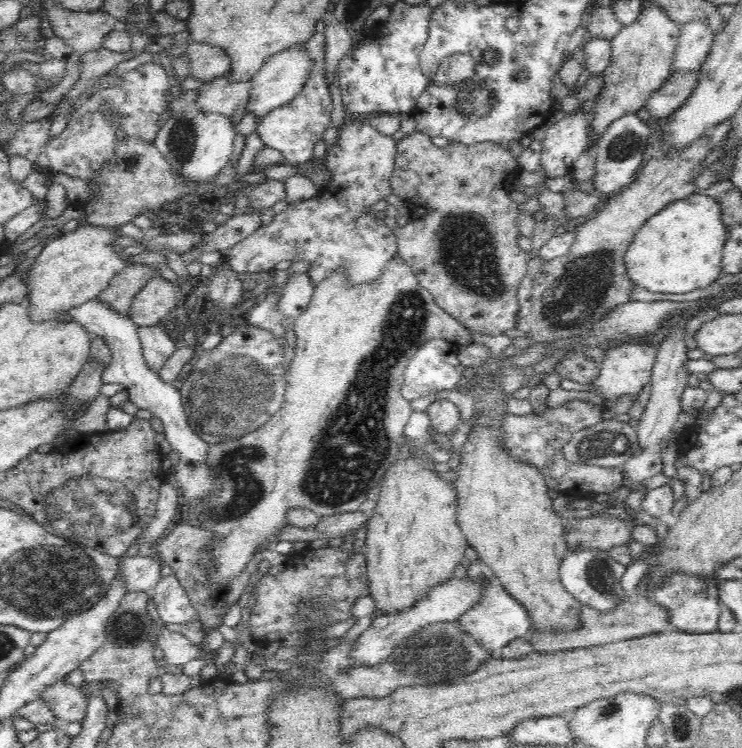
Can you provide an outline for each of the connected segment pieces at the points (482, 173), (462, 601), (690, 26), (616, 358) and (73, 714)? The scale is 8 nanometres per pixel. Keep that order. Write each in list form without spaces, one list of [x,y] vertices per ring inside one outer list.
[[[418,130],[412,132],[412,134],[406,135],[403,139],[397,142],[397,154],[395,158],[395,166],[394,170],[391,176],[390,185],[392,185],[392,193],[398,195],[398,197],[402,198],[403,205],[407,206],[413,216],[413,219],[410,223],[407,223],[405,226],[401,227],[399,229],[399,237],[397,239],[397,253],[398,256],[400,256],[400,259],[404,260],[404,262],[408,263],[410,265],[410,268],[414,271],[414,274],[416,275],[416,278],[418,279],[418,282],[420,283],[420,286],[423,286],[426,290],[429,290],[431,292],[431,295],[434,297],[434,300],[436,301],[436,304],[440,308],[443,308],[452,318],[456,319],[464,328],[468,328],[471,330],[472,334],[474,333],[482,333],[482,334],[490,334],[494,336],[498,336],[500,334],[504,334],[504,332],[508,332],[508,330],[512,330],[512,328],[516,328],[517,326],[517,314],[519,311],[519,304],[518,304],[518,297],[517,297],[517,290],[519,289],[519,284],[522,282],[523,276],[526,274],[527,267],[528,267],[528,255],[518,247],[518,228],[516,227],[516,218],[518,218],[519,214],[526,213],[526,212],[520,212],[520,209],[518,209],[518,204],[520,202],[512,201],[510,197],[508,197],[508,193],[512,192],[514,190],[514,185],[512,182],[518,176],[520,176],[522,170],[519,168],[518,164],[518,153],[516,150],[508,149],[508,148],[502,148],[499,144],[496,144],[495,142],[482,142],[480,144],[470,144],[468,146],[467,144],[462,144],[460,142],[451,142],[449,145],[446,145],[445,147],[436,147],[434,143],[432,143],[432,138],[426,136],[425,134],[420,133]]]
[[[489,570],[475,581],[468,579],[468,576],[461,579],[452,577],[448,582],[438,584],[437,588],[423,597],[412,609],[402,610],[402,612],[396,612],[396,614],[378,615],[353,642],[349,658],[357,666],[378,666],[378,664],[390,660],[390,656],[394,654],[394,648],[400,640],[404,640],[412,634],[418,634],[422,628],[432,626],[432,624],[456,621],[461,614],[464,614],[472,606],[476,606],[478,600],[482,600],[482,596],[486,592],[486,585],[490,583],[501,584],[497,576],[490,573]]]
[[[691,21],[680,26],[678,46],[672,60],[673,72],[697,72],[706,63],[717,35],[708,23]]]
[[[635,340],[618,343],[614,348],[610,345],[606,346],[598,376],[595,382],[591,382],[597,386],[594,394],[602,394],[606,401],[618,400],[628,394],[640,396],[652,378],[652,369],[657,354],[656,347],[648,343],[636,343]]]
[[[57,680],[41,694],[41,699],[52,709],[56,720],[66,723],[82,721],[86,716],[88,701],[82,689],[68,683],[66,680]]]

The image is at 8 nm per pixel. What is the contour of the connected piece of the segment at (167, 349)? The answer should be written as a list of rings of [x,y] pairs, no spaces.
[[[156,324],[149,327],[139,327],[137,330],[143,348],[146,364],[152,371],[159,373],[162,365],[175,351],[174,337],[166,333],[163,328]]]

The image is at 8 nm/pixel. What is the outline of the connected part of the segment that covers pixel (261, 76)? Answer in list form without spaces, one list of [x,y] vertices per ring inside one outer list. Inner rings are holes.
[[[306,44],[294,45],[293,48],[272,56],[250,79],[250,94],[245,109],[247,113],[253,114],[255,117],[266,117],[279,106],[290,102],[308,80],[311,66],[312,59],[306,53]]]

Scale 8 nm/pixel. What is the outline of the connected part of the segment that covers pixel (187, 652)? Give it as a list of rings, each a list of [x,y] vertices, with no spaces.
[[[166,627],[160,629],[156,645],[159,657],[167,662],[167,669],[170,670],[179,670],[204,653],[198,646],[192,645],[186,635],[179,631],[170,631]]]

